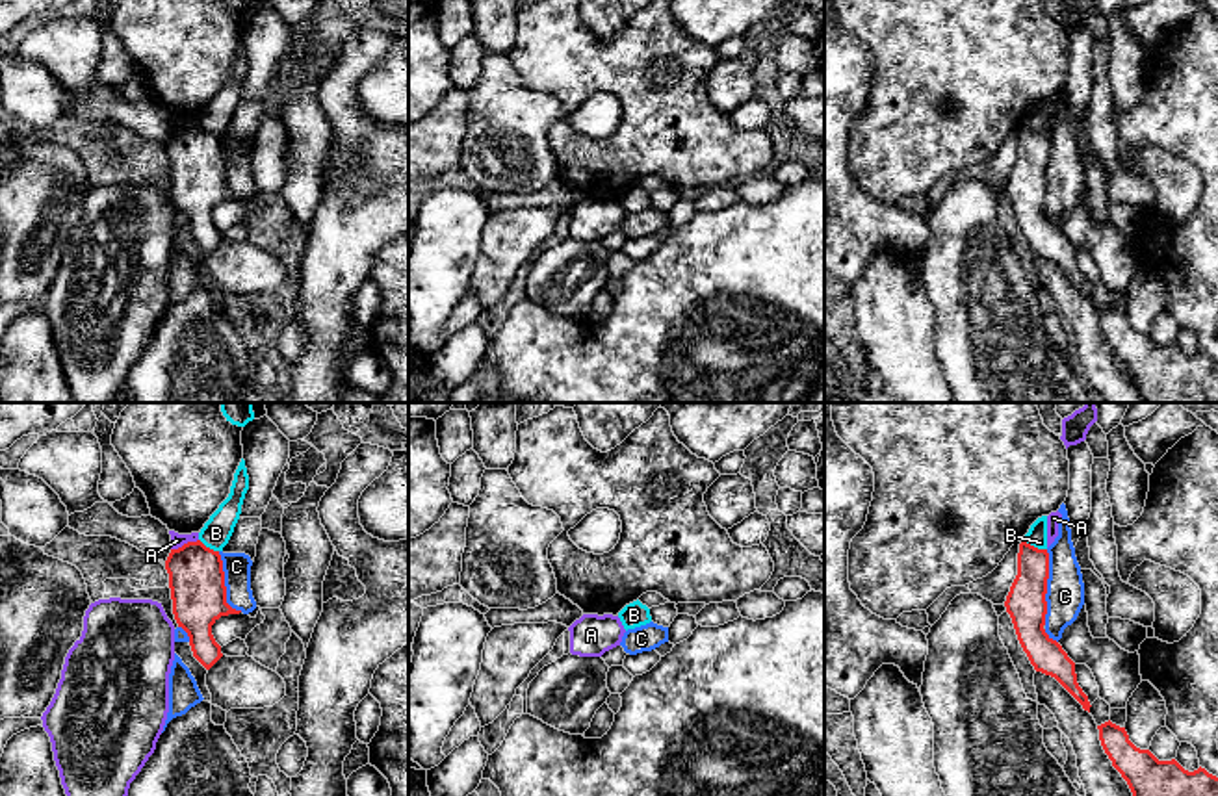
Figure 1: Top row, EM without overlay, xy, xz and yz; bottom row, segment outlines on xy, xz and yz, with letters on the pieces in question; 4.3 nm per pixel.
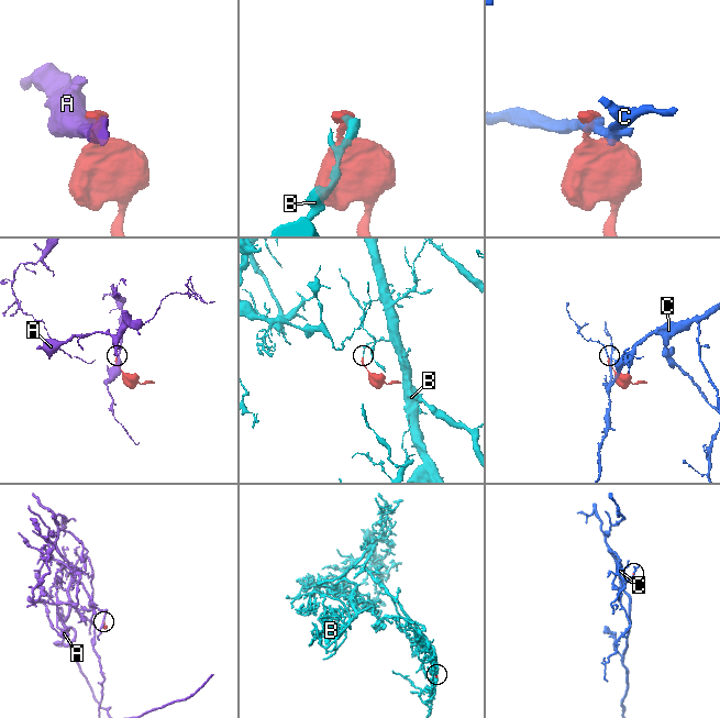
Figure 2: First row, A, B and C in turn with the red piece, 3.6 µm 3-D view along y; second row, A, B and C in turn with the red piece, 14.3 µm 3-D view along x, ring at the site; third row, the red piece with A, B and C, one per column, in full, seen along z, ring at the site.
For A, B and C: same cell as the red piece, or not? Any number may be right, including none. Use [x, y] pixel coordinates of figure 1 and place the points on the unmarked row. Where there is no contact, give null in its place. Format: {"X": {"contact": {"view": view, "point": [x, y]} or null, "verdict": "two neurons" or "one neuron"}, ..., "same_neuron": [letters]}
{"A": {"contact": {"view": "xy", "point": [184, 128]}, "verdict": "two neurons"}, "B": {"contact": {"view": "yz", "point": [1033, 130]}, "verdict": "two neurons"}, "C": {"contact": {"view": "yz", "point": [1046, 171]}, "verdict": "two neurons"}, "same_neuron": []}

